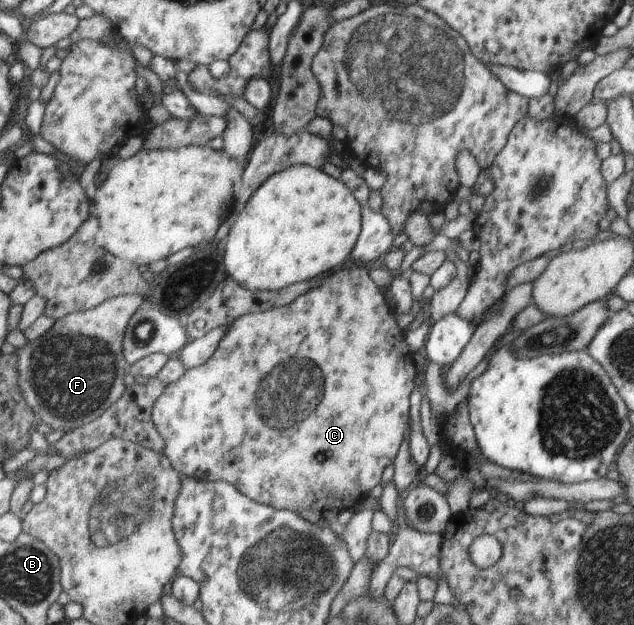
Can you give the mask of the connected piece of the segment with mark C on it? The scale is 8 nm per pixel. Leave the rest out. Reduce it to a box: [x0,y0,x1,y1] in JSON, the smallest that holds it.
[152,267,416,514]

